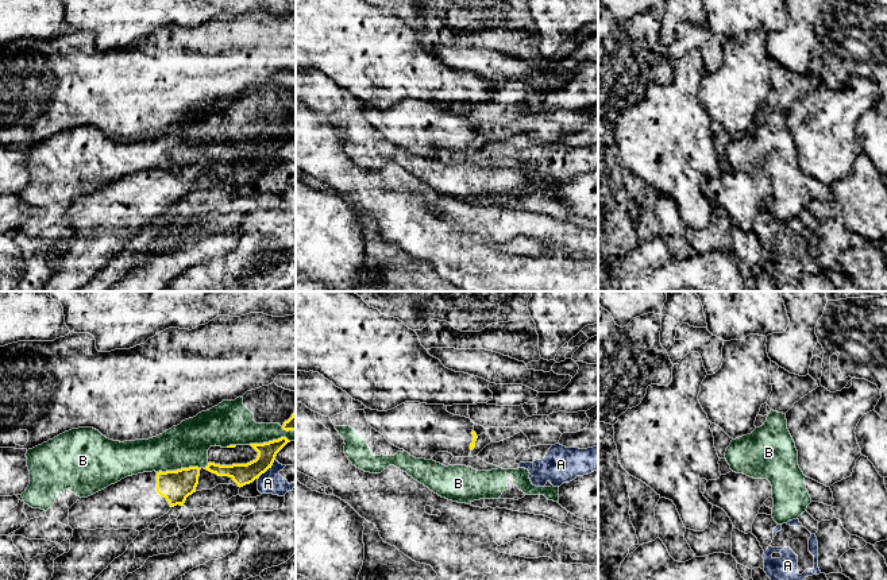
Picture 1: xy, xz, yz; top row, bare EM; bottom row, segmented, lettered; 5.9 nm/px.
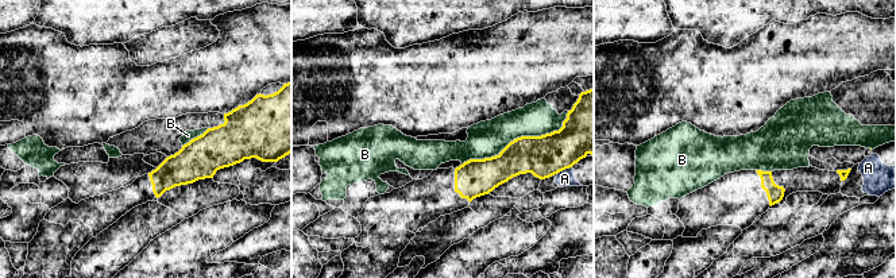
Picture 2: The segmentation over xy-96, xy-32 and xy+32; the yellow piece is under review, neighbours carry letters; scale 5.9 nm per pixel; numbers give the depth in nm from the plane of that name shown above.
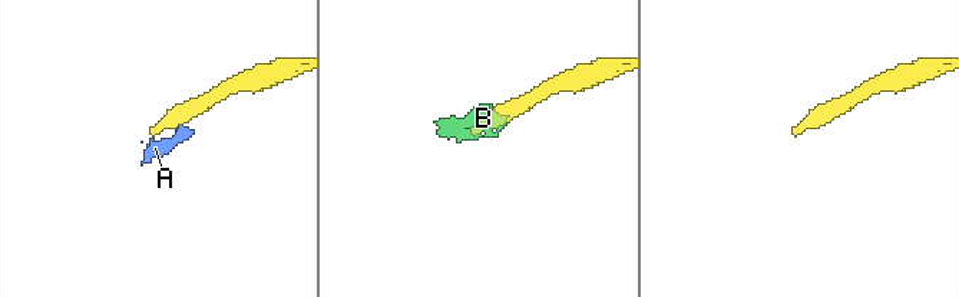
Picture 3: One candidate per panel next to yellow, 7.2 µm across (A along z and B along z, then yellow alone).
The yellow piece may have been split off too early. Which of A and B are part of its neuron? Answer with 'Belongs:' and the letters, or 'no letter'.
Belongs: no letter

